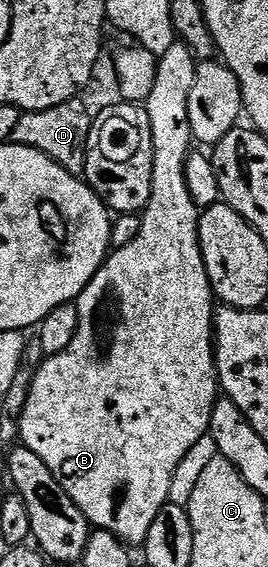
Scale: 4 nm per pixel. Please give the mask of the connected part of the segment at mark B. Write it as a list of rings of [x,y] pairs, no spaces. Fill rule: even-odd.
[[[177,44],[170,48],[170,52],[159,55],[154,76],[154,92],[150,92],[146,107],[150,116],[150,131],[153,133],[153,183],[150,187],[148,205],[142,211],[140,223],[142,232],[131,244],[121,250],[113,249],[104,259],[104,265],[90,280],[90,284],[80,293],[74,305],[78,308],[80,323],[74,340],[70,340],[70,348],[62,352],[45,357],[41,366],[35,367],[32,376],[32,387],[29,390],[29,399],[26,400],[25,410],[19,421],[19,441],[62,484],[66,496],[74,500],[74,504],[86,516],[86,520],[98,530],[105,530],[129,548],[143,547],[146,536],[150,532],[150,524],[154,524],[154,516],[162,512],[162,508],[169,505],[170,484],[174,479],[175,469],[182,463],[190,448],[198,440],[209,433],[211,413],[214,412],[218,399],[218,379],[216,377],[216,351],[214,349],[214,331],[212,329],[212,316],[214,313],[214,295],[212,285],[206,272],[204,257],[200,251],[200,227],[201,211],[194,204],[190,196],[190,188],[186,188],[186,164],[188,155],[193,153],[194,139],[190,120],[188,119],[188,105],[190,104],[190,88],[194,88],[194,76],[198,59],[189,46]]]

